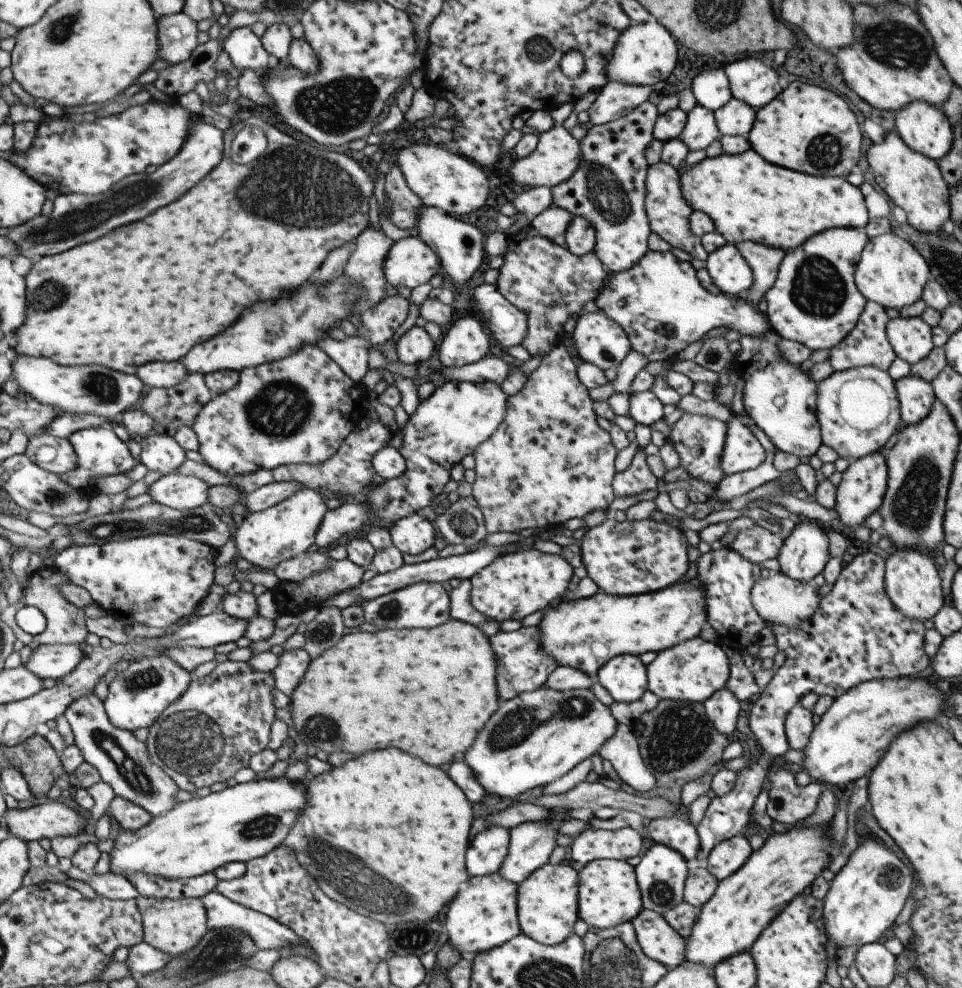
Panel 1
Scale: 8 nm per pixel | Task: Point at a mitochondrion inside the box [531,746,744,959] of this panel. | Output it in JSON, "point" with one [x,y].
{"point":[660,892]}

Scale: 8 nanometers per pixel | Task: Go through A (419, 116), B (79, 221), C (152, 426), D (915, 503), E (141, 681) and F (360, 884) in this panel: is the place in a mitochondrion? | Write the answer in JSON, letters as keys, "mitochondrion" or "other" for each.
{"A":"other","B":"mitochondrion","C":"other","D":"mitochondrion","E":"mitochondrion","F":"mitochondrion"}

